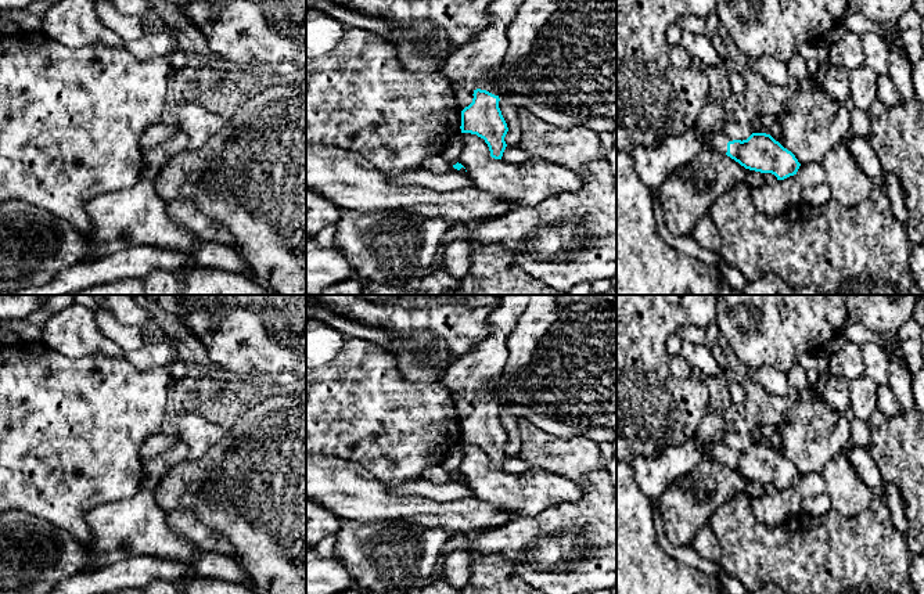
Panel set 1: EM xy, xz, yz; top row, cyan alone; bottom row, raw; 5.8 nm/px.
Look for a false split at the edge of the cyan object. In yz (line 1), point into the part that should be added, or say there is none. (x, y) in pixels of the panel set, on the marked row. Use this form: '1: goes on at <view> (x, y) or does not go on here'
1: goes on at yz (654, 165)

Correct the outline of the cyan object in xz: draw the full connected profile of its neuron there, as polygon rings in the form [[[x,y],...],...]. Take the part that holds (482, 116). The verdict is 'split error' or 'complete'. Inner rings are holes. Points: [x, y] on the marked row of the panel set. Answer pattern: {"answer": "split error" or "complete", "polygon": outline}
{"answer": "split error", "polygon": [[[493,0],[488,8],[489,25],[482,29],[471,42],[454,48],[446,60],[442,72],[457,84],[467,84],[474,91],[472,102],[461,111],[461,133],[477,134],[489,147],[490,156],[501,159],[507,147],[504,137],[508,132],[507,123],[499,108],[500,93],[489,80],[492,69],[499,68],[508,51],[506,32],[515,19],[515,15],[525,0]]]}

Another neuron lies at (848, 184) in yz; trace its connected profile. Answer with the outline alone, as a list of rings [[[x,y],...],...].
[[[841,143],[833,147],[821,162],[826,172],[826,184],[831,199],[845,208],[855,208],[866,201],[874,184],[853,161],[848,145]]]

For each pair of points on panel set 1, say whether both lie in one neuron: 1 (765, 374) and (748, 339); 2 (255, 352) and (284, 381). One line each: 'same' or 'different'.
1: different
2: different

